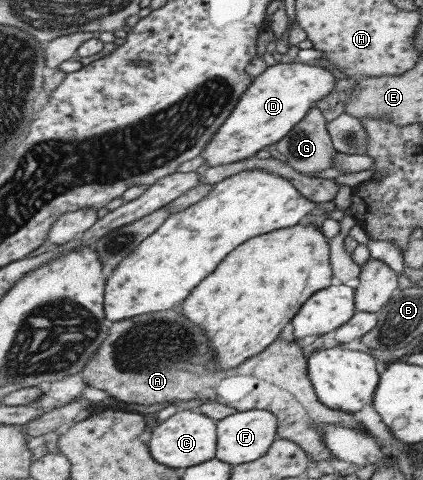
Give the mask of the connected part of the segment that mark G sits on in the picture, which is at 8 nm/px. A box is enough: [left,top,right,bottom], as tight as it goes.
[274,107,336,176]

